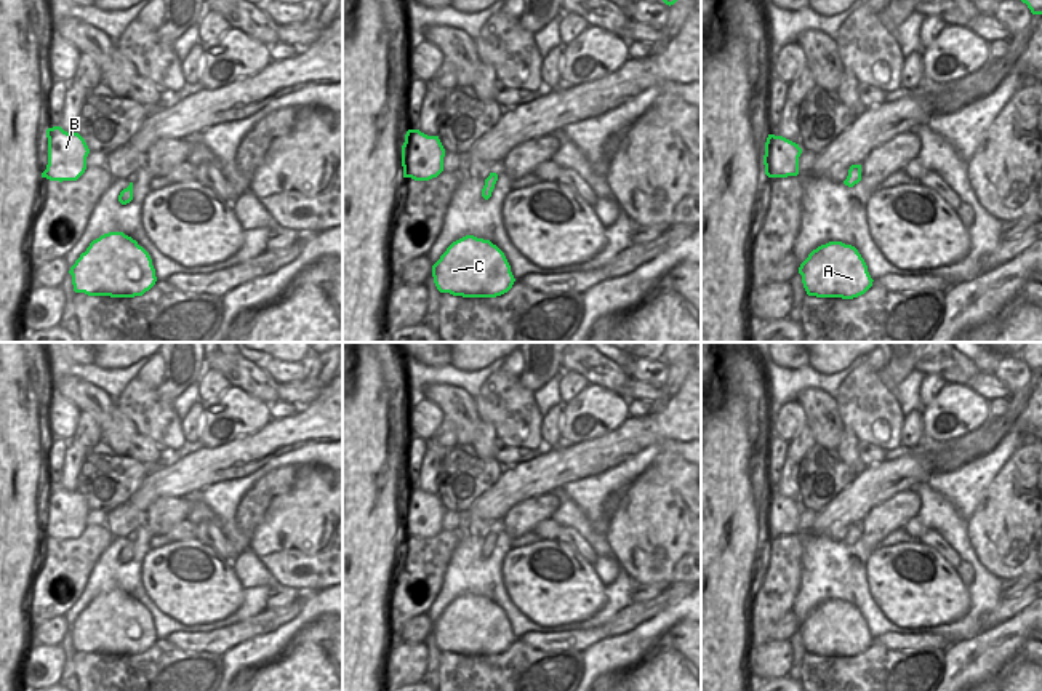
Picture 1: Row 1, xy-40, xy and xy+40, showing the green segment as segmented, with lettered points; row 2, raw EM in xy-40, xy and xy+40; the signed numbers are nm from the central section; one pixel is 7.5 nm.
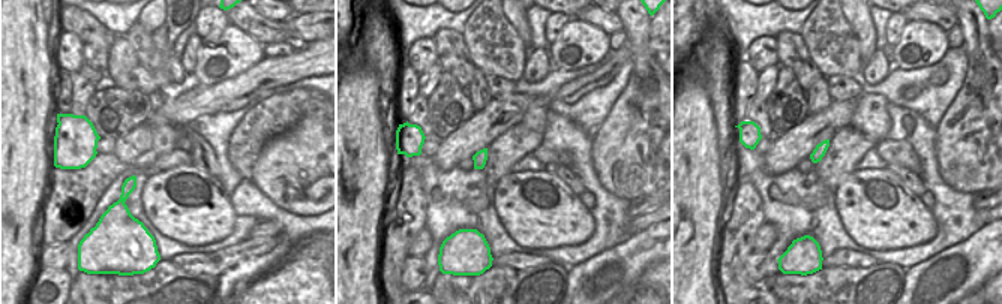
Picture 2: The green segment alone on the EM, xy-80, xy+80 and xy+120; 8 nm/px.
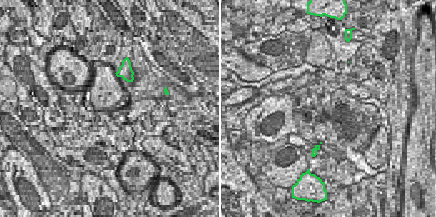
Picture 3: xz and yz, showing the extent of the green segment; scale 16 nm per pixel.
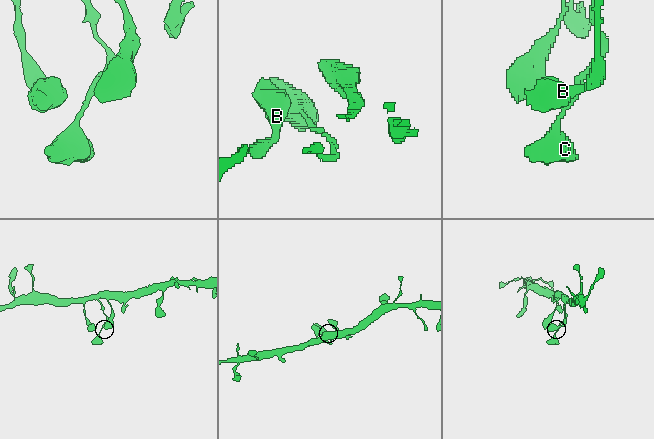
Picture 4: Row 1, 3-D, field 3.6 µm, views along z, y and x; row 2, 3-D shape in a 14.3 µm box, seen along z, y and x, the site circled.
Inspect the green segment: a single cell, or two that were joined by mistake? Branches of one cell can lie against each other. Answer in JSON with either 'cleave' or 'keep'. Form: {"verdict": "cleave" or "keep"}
{"verdict": "keep"}

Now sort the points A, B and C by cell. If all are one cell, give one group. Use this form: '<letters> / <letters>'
A B C

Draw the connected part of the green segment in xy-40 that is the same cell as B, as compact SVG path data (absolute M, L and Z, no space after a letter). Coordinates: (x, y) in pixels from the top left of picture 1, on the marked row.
M61 126L46 130L48 165L42 178L50 181L77 181L86 170L90 149L78 133L67 133Z

